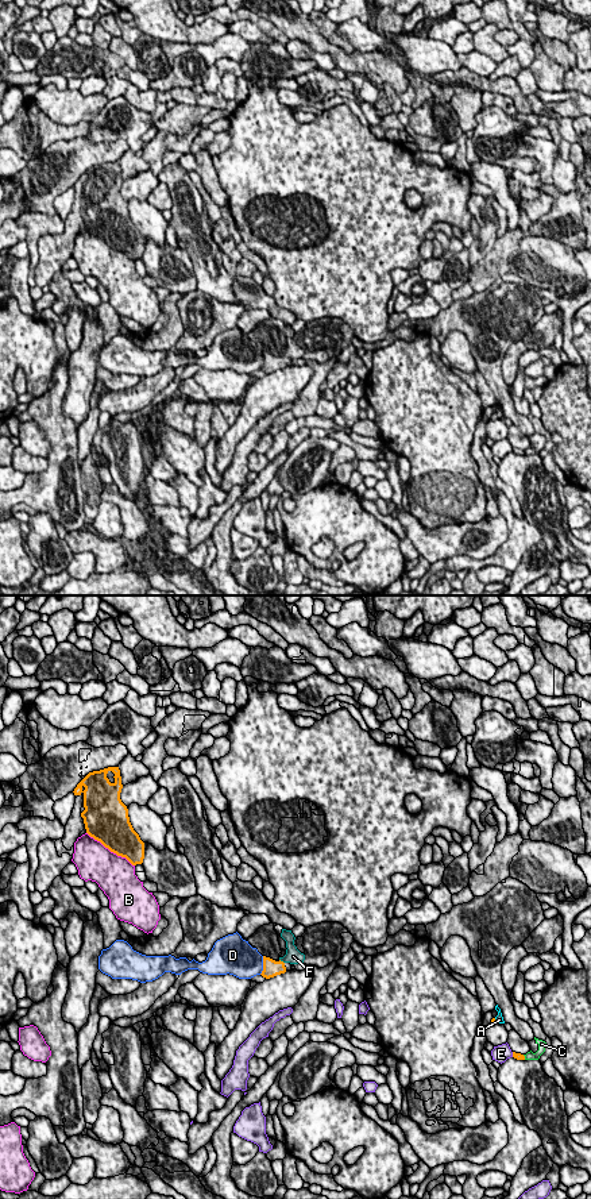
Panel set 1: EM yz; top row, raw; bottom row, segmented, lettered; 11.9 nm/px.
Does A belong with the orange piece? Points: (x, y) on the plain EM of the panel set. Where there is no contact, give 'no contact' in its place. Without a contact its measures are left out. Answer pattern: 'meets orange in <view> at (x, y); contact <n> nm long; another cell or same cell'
meets orange in yz at (495, 416); contact 70 nm long; same cell

